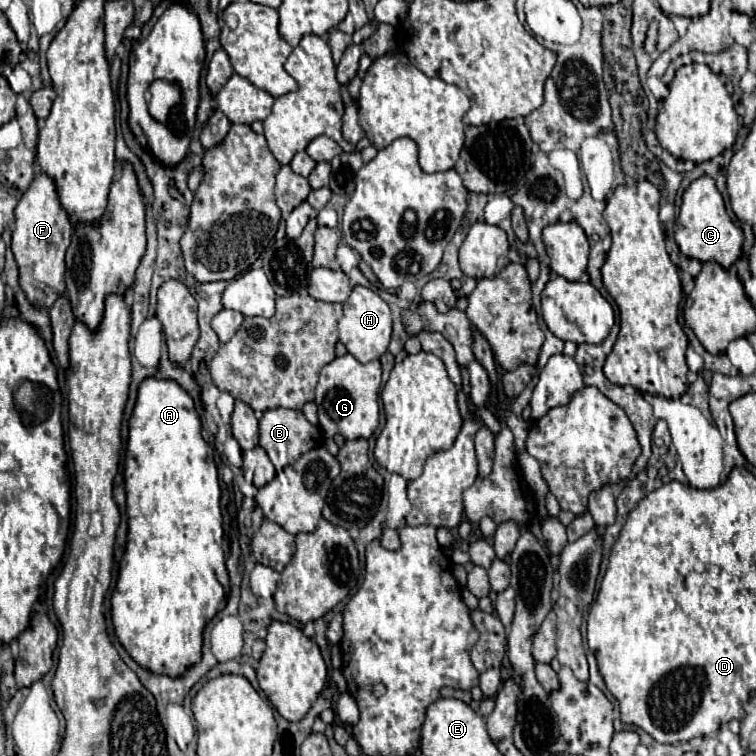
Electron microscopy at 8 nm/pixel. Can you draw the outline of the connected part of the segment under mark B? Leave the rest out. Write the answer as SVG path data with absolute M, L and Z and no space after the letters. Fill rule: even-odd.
M273 408L273 410L267 410L265 414L263 414L263 418L259 420L259 444L267 454L269 454L269 458L271 458L271 462L275 464L275 472L277 474L276 468L281 468L281 466L285 466L285 464L291 464L291 462L295 462L295 458L299 458L299 454L303 454L303 452L307 452L307 450L311 450L311 448L317 448L317 446L321 446L323 444L323 434L321 434L321 430L317 428L317 426L313 426L305 416L303 416L303 412L301 410L289 410L289 408Z

